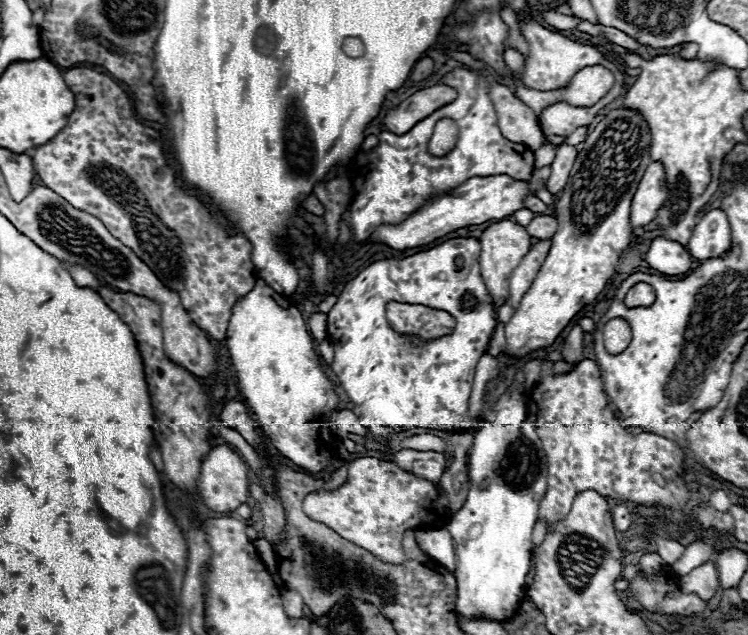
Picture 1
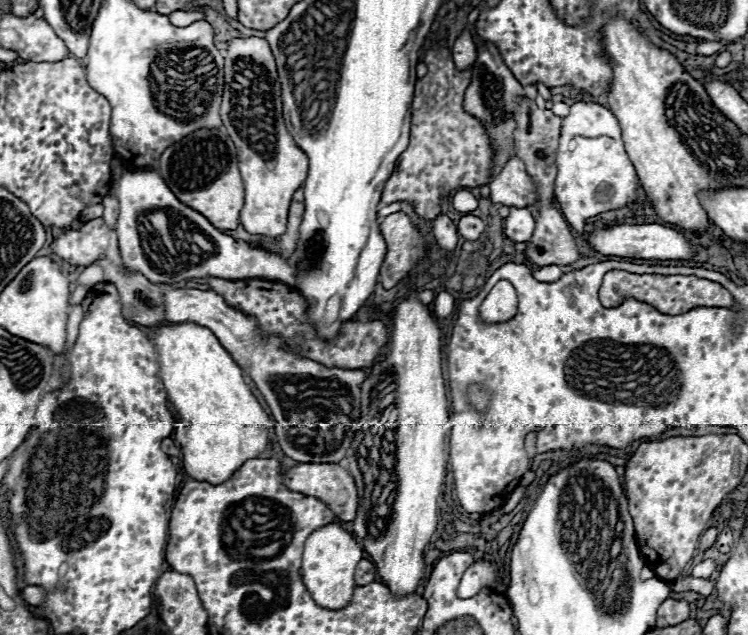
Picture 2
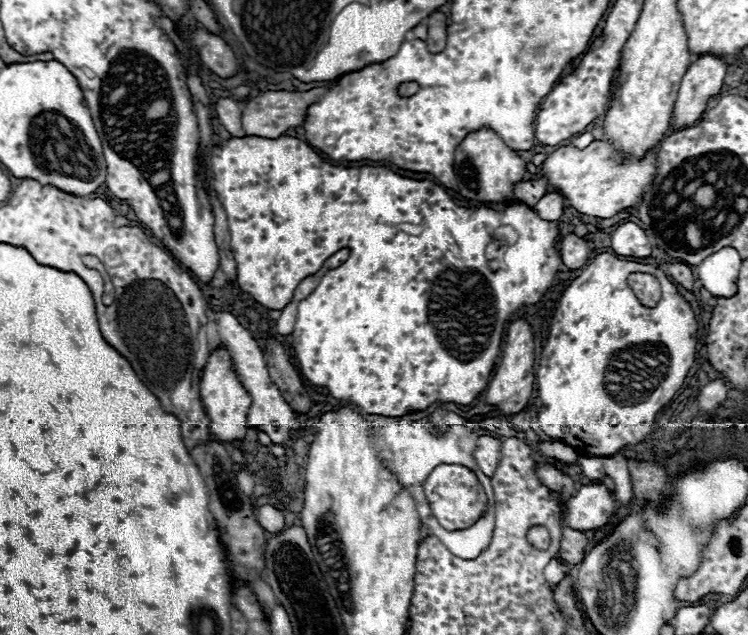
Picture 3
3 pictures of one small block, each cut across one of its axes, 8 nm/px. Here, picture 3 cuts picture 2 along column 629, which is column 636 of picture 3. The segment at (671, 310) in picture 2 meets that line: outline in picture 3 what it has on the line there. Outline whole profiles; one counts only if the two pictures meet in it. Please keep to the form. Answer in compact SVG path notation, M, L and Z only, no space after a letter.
M632 272L628 276L628 284L632 288L632 292L636 294L636 298L640 300L642 306L654 306L660 300L660 282L650 276L650 274L642 274L642 272Z

